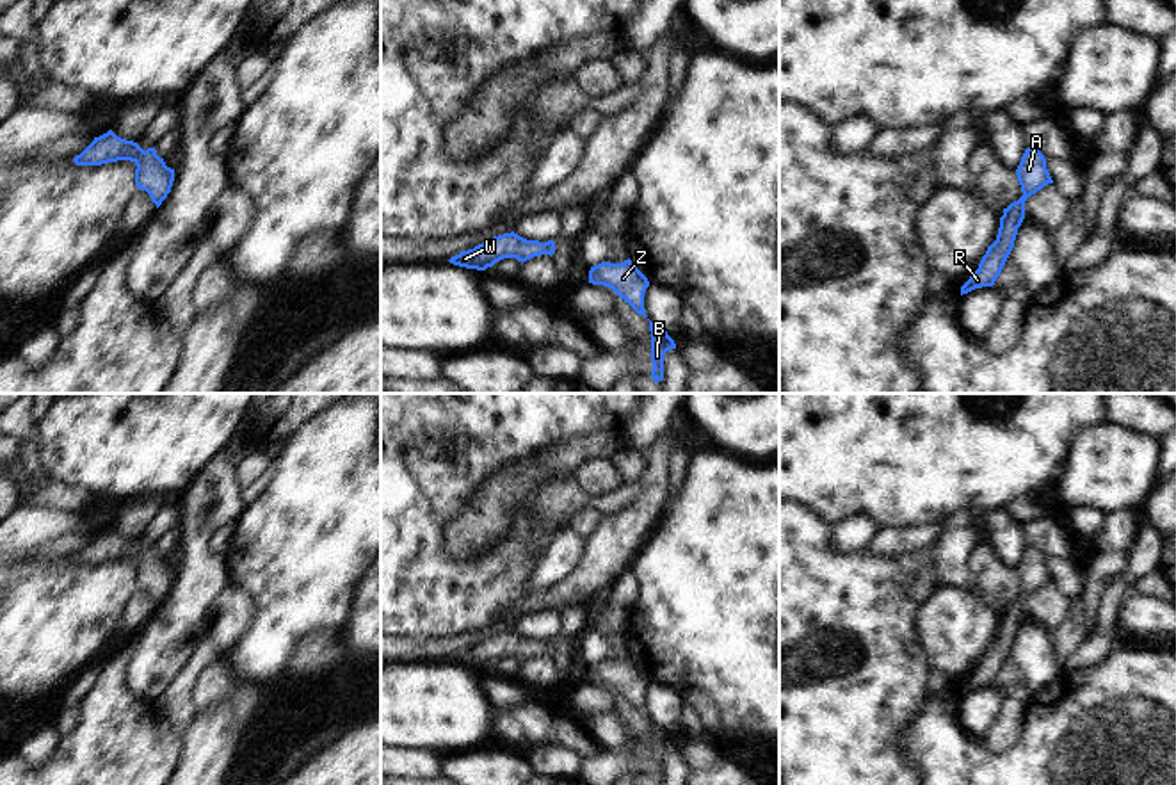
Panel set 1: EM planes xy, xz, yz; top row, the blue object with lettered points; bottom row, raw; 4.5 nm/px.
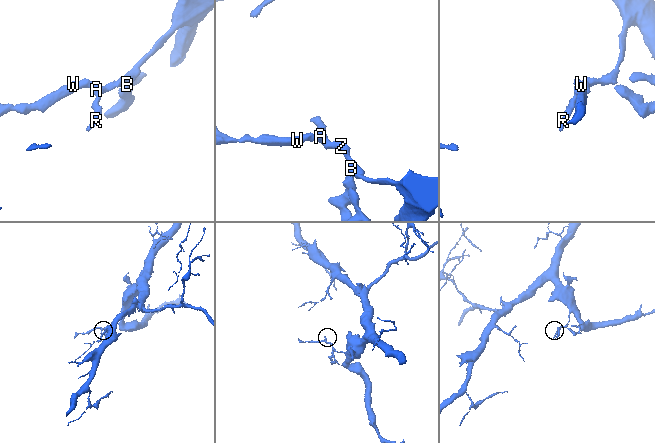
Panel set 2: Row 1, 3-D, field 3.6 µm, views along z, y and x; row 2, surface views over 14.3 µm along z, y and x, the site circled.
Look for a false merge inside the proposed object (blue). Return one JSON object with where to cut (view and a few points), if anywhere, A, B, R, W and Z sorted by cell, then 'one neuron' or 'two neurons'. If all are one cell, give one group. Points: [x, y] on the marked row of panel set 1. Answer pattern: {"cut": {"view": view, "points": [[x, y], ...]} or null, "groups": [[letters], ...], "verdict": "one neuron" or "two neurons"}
{"cut": null, "groups": [["A", "B", "R", "W", "Z"]], "verdict": "one neuron"}

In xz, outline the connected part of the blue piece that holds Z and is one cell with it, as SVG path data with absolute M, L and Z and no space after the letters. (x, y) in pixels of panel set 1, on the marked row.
M630 258L621 263L601 262L591 267L589 283L612 288L639 315L648 319L644 310L644 292L649 287L649 281Z

